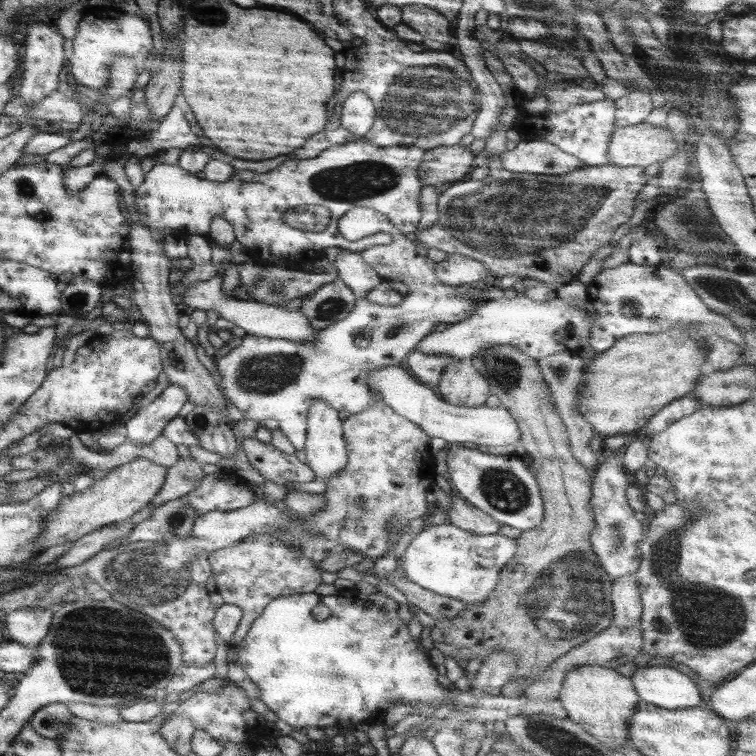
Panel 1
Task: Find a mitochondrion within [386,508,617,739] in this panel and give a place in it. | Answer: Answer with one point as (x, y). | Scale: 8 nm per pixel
(572, 602)

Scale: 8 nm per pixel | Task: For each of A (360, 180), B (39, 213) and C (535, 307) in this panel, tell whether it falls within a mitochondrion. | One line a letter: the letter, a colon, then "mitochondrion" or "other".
A: mitochondrion
B: mitochondrion
C: other

